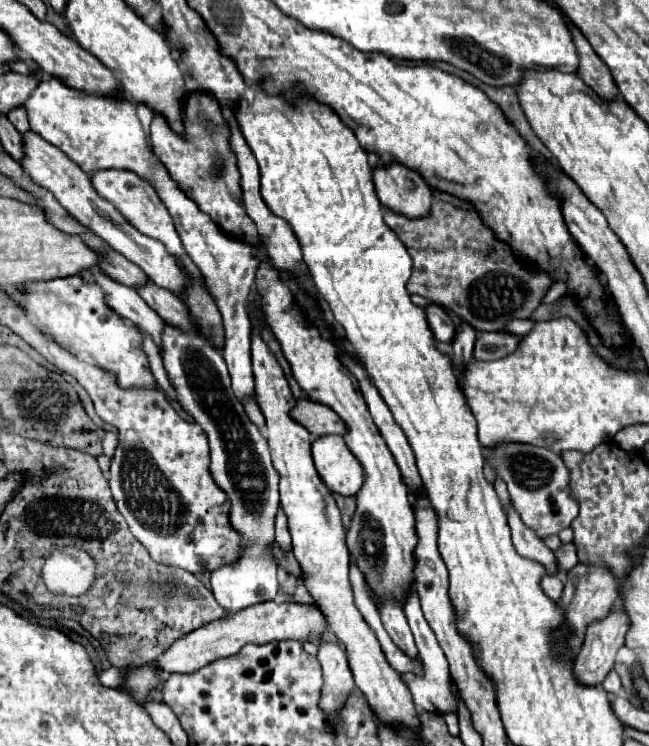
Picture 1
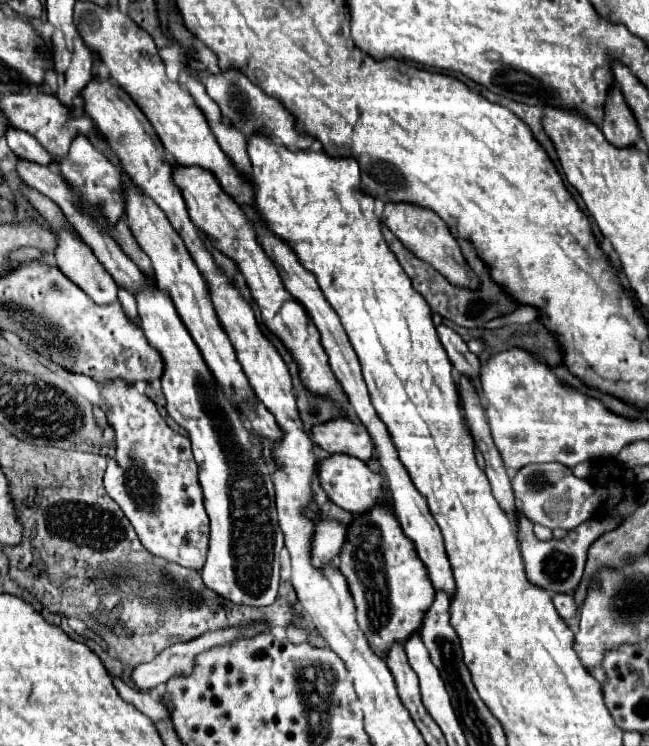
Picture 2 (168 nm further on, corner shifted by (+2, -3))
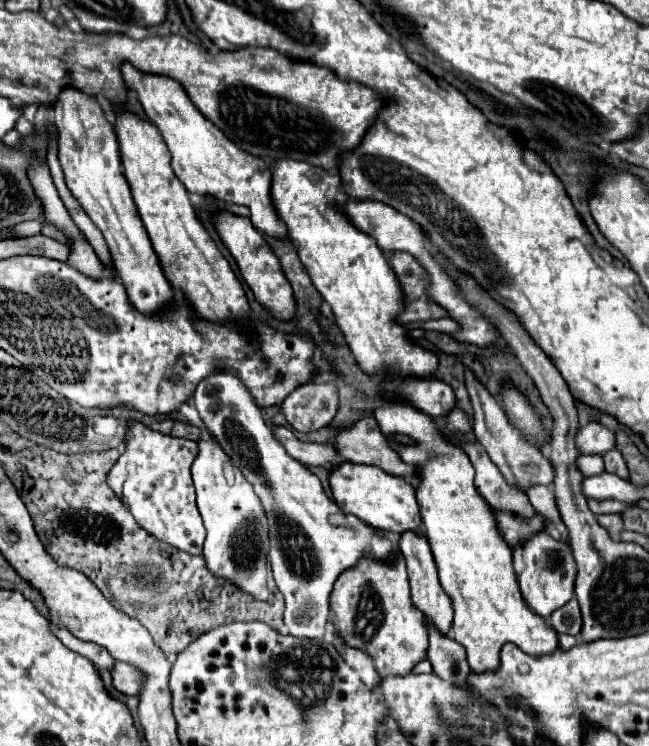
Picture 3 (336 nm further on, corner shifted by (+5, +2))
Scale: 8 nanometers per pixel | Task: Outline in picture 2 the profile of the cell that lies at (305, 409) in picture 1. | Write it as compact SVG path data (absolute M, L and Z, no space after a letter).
M333 418L323 424L315 424L311 430L313 442L325 452L349 454L367 462L373 454L373 442L363 424L355 424L347 418Z

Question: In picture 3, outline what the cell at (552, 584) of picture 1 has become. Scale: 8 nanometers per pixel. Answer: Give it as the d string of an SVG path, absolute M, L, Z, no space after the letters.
M572 599L564 607L556 609L550 615L550 623L552 623L556 633L568 633L568 635L578 637L580 635L580 627L582 627L582 617L580 617L578 601Z

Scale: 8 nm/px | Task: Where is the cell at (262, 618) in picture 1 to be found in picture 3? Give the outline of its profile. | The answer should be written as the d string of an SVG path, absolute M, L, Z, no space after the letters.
M118 661L112 671L114 671L112 673L112 685L116 691L120 691L124 695L138 695L140 685L142 685L142 677L132 665Z

